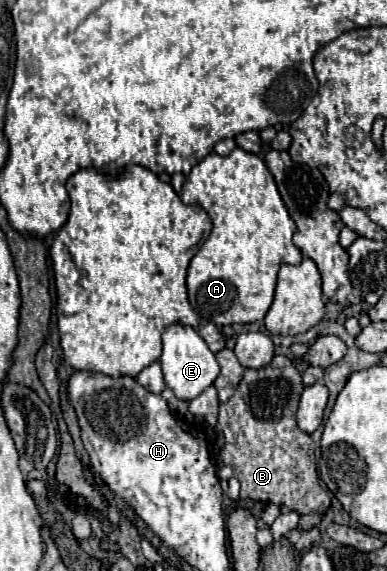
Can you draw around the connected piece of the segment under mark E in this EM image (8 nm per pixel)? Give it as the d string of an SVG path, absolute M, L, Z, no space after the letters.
M184 324L168 326L162 334L162 344L164 344L164 348L162 348L162 356L160 356L160 366L164 372L164 382L178 400L190 402L198 394L202 394L208 386L214 384L214 380L220 372L220 366L218 366L214 354L210 352L210 348L206 346L206 342L200 338L200 334L192 326L184 326Z

